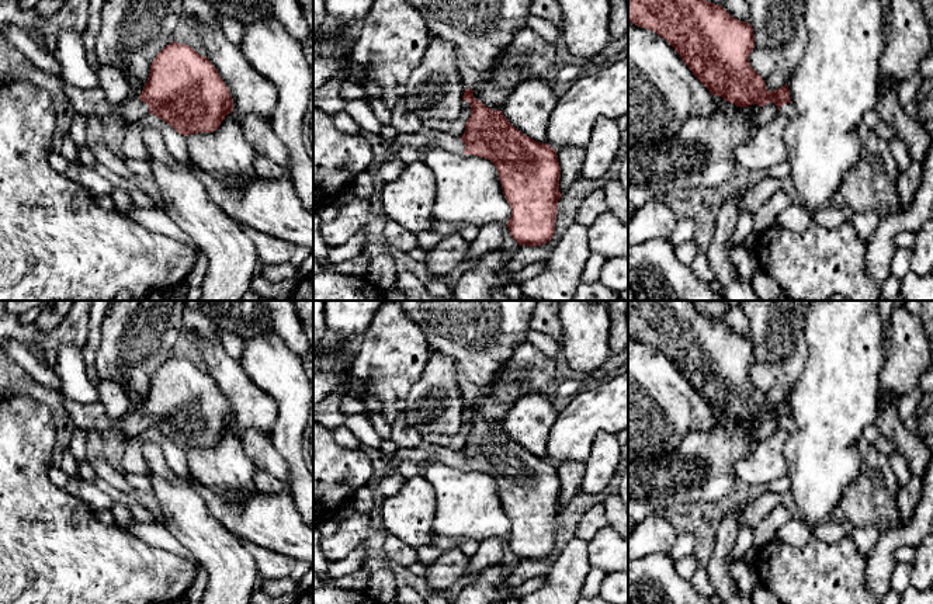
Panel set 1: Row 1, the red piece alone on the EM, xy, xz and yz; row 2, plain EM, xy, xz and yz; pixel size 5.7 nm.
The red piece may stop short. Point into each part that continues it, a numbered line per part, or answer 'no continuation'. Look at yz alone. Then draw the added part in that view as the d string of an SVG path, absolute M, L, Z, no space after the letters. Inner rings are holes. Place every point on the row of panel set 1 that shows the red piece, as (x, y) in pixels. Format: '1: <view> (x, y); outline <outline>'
1: yz (788, 110); outline M785 103L784 105L780 107L780 114L787 115L790 119L794 118L795 115L795 108L792 103Z

